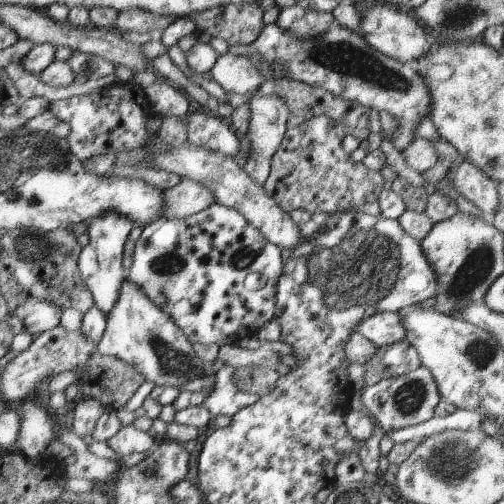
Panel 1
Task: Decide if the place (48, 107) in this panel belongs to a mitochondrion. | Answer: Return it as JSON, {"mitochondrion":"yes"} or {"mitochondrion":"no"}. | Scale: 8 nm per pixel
{"mitochondrion":"no"}

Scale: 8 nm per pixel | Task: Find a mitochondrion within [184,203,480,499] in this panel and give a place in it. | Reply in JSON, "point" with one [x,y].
{"point":[356,271]}

